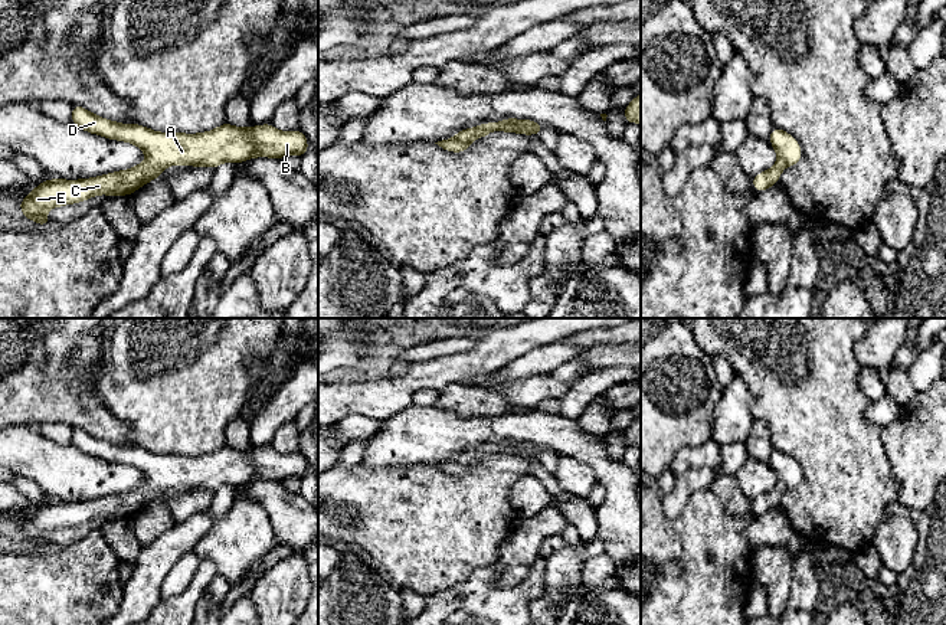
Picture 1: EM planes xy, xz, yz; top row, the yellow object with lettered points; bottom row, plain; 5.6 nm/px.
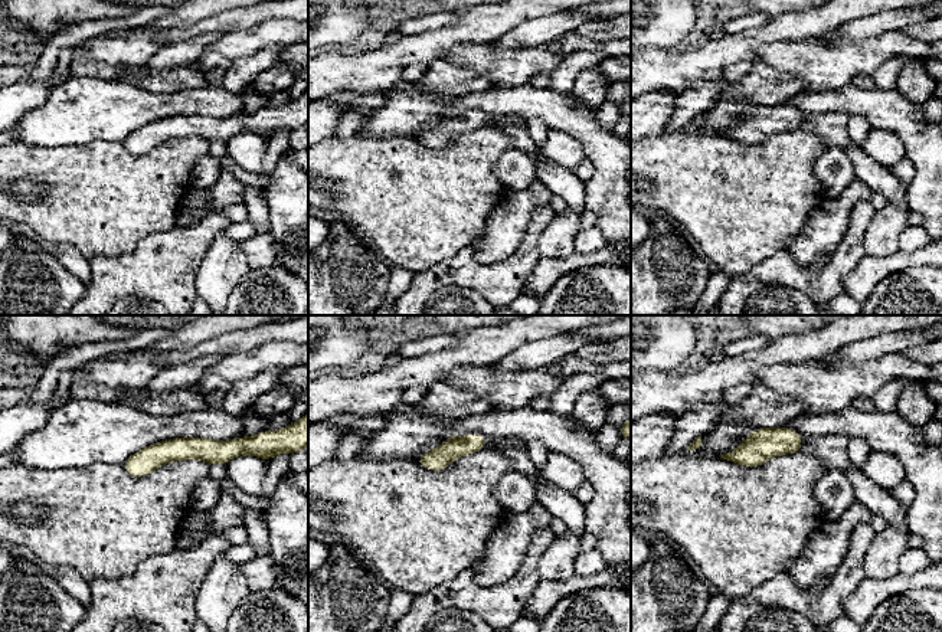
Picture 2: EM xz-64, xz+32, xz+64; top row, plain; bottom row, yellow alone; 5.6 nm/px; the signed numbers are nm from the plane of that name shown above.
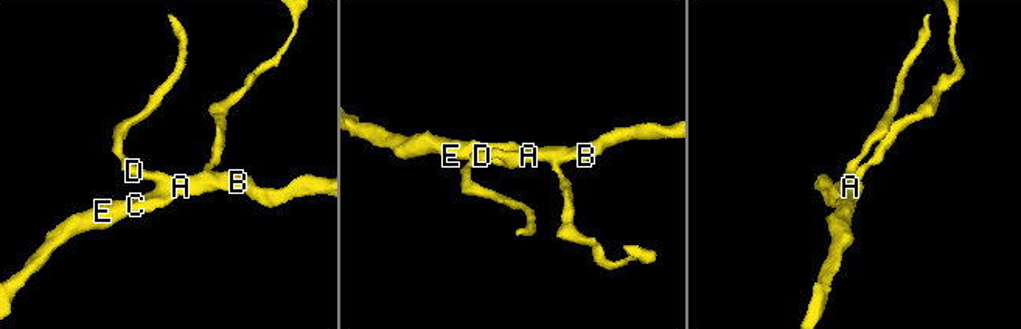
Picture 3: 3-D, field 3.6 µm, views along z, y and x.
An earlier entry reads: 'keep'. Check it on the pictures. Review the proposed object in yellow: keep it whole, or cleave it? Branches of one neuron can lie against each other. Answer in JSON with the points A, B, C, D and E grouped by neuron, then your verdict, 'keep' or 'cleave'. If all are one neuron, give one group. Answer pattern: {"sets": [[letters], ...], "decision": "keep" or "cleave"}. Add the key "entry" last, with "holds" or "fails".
{"sets": [["A", "B", "C", "D", "E"]], "decision": "keep", "entry": "holds"}

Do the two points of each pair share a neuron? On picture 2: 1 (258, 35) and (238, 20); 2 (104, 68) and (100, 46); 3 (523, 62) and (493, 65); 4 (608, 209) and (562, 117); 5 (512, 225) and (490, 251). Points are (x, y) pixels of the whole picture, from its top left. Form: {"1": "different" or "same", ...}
{"1": "different", "2": "different", "3": "same", "4": "same", "5": "same"}

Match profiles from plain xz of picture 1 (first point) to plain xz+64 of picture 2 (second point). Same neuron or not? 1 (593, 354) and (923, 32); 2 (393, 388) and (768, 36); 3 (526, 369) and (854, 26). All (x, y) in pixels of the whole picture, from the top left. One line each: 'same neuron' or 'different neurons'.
1: same neuron
2: same neuron
3: same neuron

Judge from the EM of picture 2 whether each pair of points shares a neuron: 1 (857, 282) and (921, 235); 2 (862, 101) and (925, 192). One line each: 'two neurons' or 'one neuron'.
1: two neurons
2: one neuron

